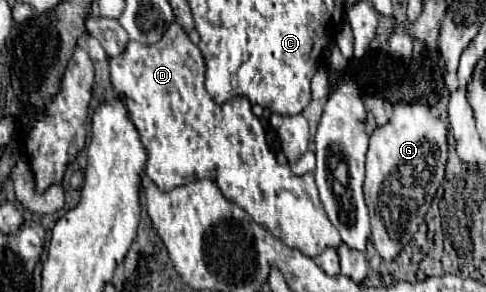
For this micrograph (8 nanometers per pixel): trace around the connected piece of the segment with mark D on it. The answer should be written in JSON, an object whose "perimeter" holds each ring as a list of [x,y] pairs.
{"perimeter":[[[171,23],[165,35],[151,45],[141,45],[129,41],[119,57],[109,59],[113,89],[125,99],[131,121],[141,133],[141,141],[147,149],[147,169],[145,175],[161,189],[171,191],[185,183],[197,179],[211,179],[217,183],[221,193],[247,211],[255,223],[263,225],[273,237],[281,239],[285,245],[303,251],[309,257],[319,255],[325,247],[341,247],[339,231],[333,227],[325,209],[321,207],[317,185],[313,173],[297,177],[291,173],[289,165],[279,165],[275,153],[265,141],[265,129],[261,121],[253,115],[251,103],[245,97],[235,97],[223,105],[213,103],[203,83],[203,55],[197,45],[193,45],[179,23]]]}

